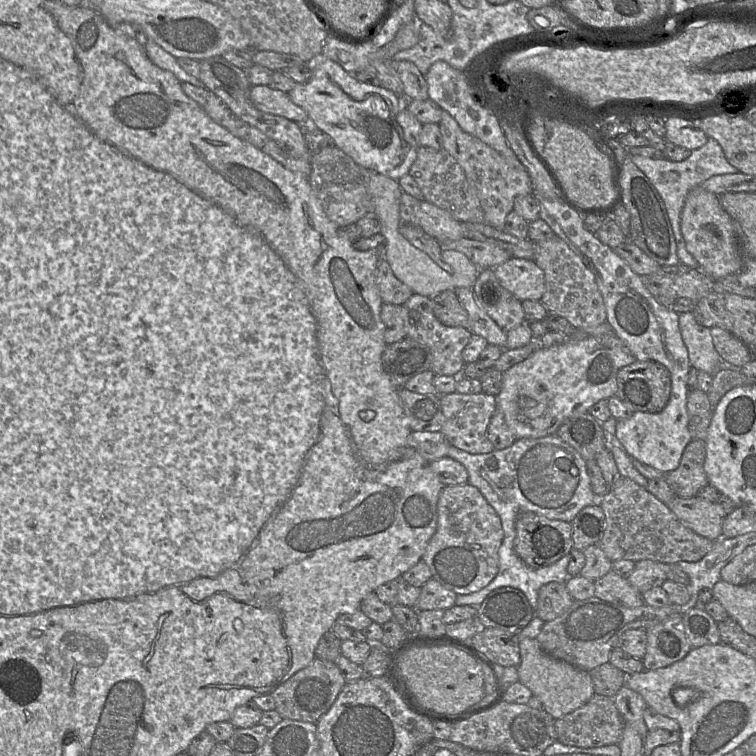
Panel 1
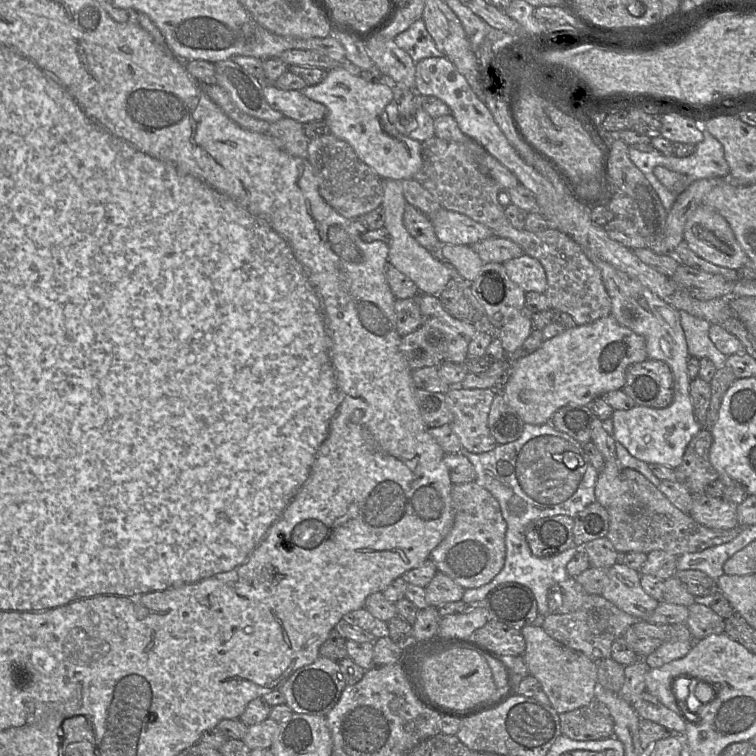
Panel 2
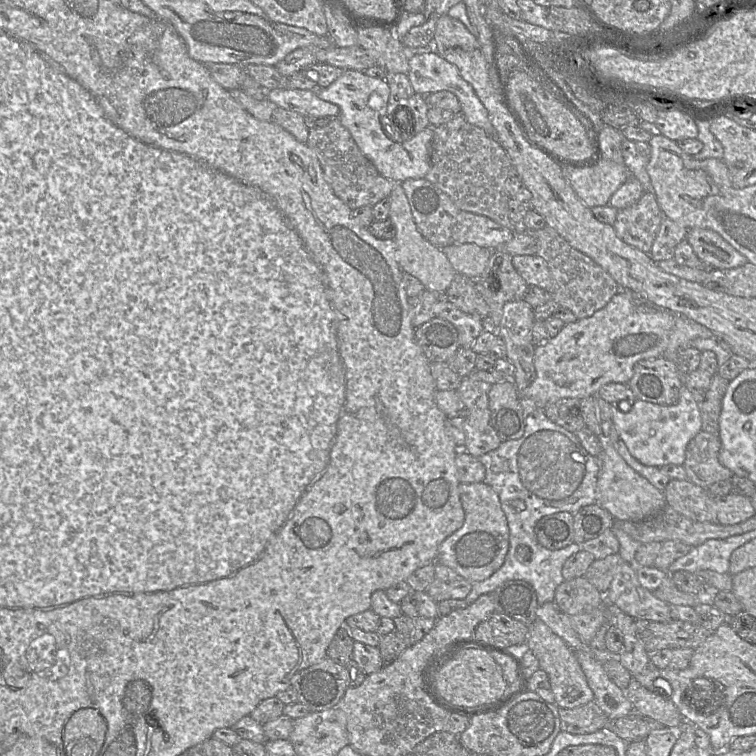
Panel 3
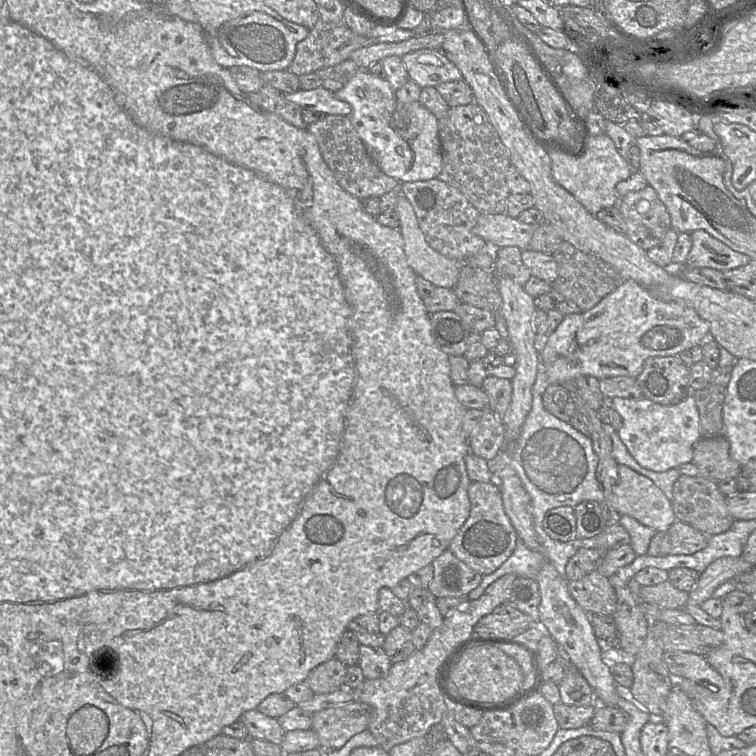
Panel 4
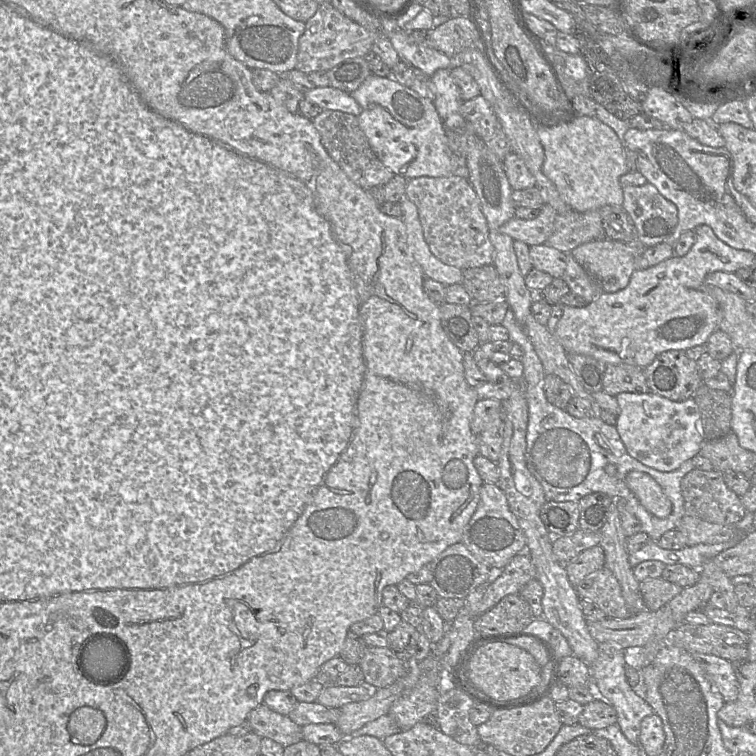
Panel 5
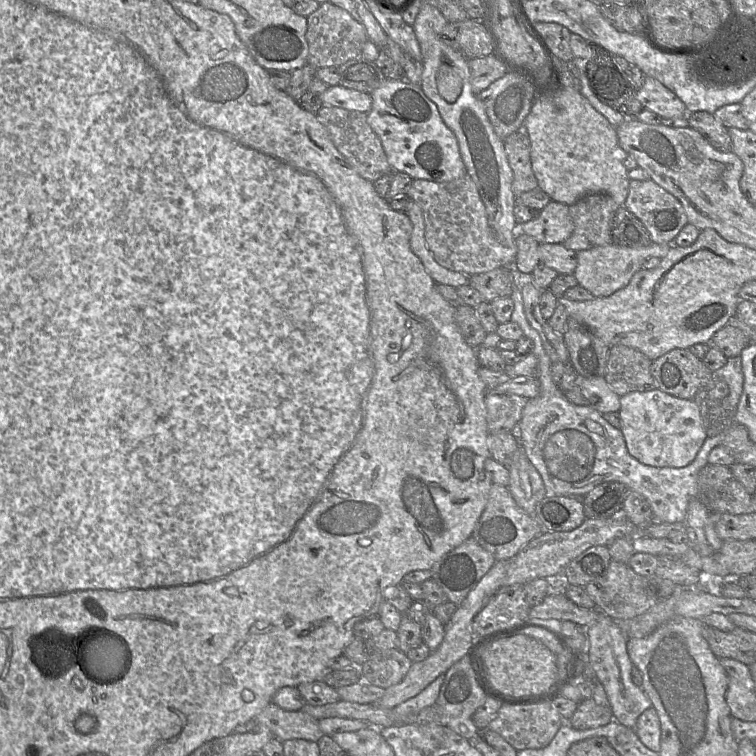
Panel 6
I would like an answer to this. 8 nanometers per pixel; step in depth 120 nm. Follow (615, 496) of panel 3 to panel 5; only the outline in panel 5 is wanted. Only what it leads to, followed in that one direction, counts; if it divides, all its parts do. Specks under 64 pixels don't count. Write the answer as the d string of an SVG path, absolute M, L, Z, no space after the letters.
M630 471L625 480L627 487L650 514L658 518L666 518L671 514L671 501L650 475Z

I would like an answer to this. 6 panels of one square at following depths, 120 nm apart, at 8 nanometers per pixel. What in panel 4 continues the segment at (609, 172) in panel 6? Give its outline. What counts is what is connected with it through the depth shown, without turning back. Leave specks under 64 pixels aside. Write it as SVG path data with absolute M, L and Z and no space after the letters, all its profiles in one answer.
M608 135L590 136L582 156L570 156L559 151L548 151L551 171L555 181L571 193L585 208L596 215L600 210L617 205L619 200L616 184L630 177L634 171L629 163L618 153Z

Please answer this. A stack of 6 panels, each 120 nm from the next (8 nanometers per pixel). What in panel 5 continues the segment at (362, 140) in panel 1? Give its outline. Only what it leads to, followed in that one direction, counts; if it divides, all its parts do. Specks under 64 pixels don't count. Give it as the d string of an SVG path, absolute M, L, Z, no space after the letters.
M374 74L350 95L362 108L357 119L372 150L394 175L401 175L407 180L452 176L445 125L433 100L420 96L392 78Z

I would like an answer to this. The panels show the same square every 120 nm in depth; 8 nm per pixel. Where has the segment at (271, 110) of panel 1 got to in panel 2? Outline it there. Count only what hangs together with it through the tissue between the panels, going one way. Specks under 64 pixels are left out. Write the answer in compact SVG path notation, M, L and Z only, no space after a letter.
M265 84L263 93L273 109L301 124L323 120L327 114L323 104L309 99L300 90L281 90L274 84Z

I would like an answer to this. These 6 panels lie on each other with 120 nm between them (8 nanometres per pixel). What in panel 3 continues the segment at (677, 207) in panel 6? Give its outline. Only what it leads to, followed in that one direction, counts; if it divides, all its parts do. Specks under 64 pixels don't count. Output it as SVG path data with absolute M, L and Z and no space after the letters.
M645 192L637 203L618 210L612 226L623 242L649 253L663 218L655 195Z

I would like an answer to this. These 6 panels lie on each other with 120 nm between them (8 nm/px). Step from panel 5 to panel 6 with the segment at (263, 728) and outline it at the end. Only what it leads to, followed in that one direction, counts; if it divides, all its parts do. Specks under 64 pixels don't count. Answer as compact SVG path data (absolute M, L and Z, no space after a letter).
M272 702L256 717L257 723L265 725L280 741L291 739L306 739L318 742L324 735L319 727L319 720L308 713L288 711Z

